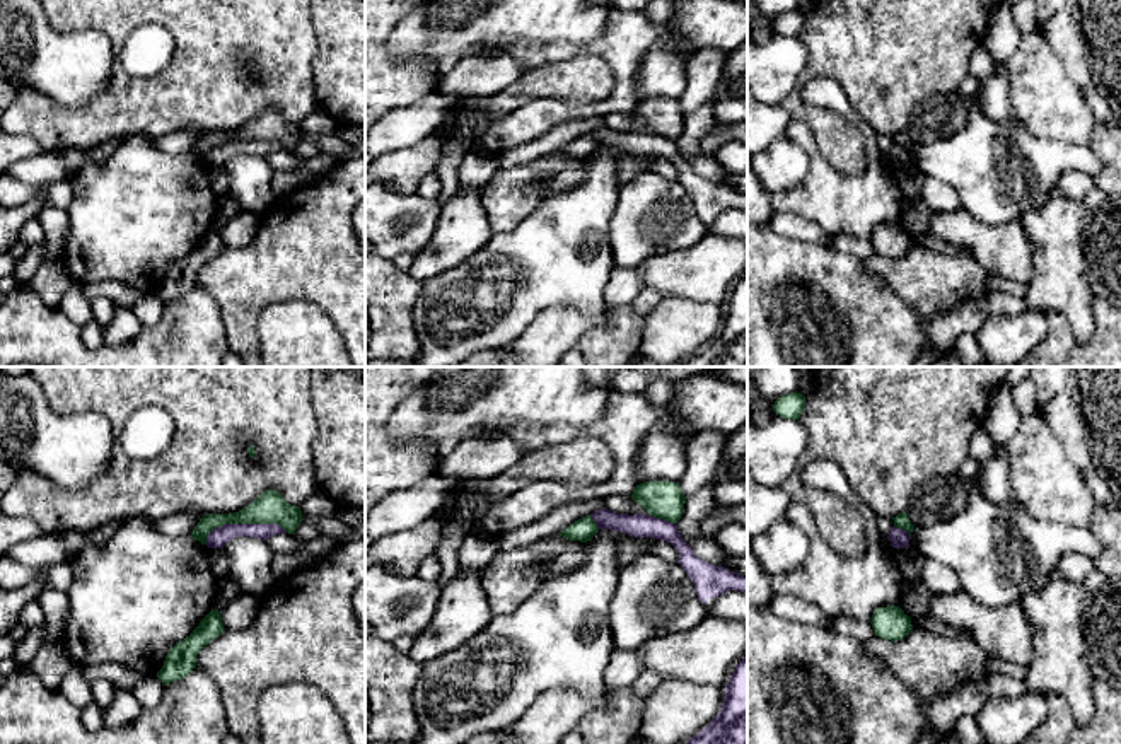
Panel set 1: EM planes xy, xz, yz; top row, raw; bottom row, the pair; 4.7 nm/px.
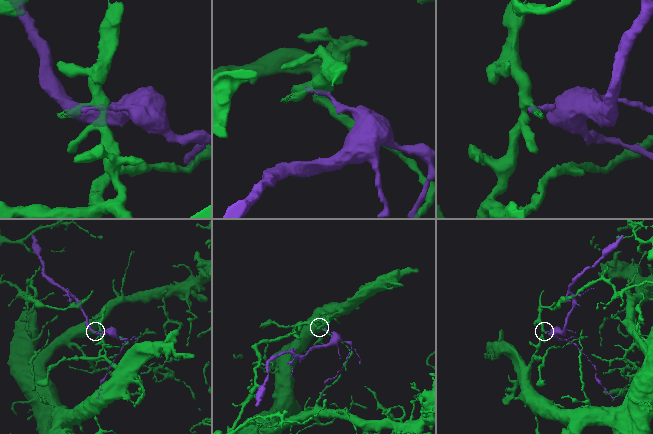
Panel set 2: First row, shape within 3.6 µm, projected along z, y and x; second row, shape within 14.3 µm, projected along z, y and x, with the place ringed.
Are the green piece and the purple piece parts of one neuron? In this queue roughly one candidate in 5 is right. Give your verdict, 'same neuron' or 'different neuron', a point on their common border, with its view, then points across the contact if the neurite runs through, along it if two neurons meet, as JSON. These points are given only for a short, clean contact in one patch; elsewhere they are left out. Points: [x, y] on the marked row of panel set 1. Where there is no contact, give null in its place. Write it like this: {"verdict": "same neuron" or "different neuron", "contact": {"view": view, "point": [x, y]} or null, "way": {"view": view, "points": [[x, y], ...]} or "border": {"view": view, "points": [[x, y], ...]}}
{"verdict": "different neuron", "contact": {"view": "xy", "point": [243, 523]}}

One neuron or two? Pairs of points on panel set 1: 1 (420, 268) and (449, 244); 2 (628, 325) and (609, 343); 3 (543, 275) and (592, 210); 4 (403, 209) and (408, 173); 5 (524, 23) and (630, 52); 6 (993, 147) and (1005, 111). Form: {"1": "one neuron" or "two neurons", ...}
{"1": "one neuron", "2": "one neuron", "3": "one neuron", "4": "two neurons", "5": "two neurons", "6": "two neurons"}

